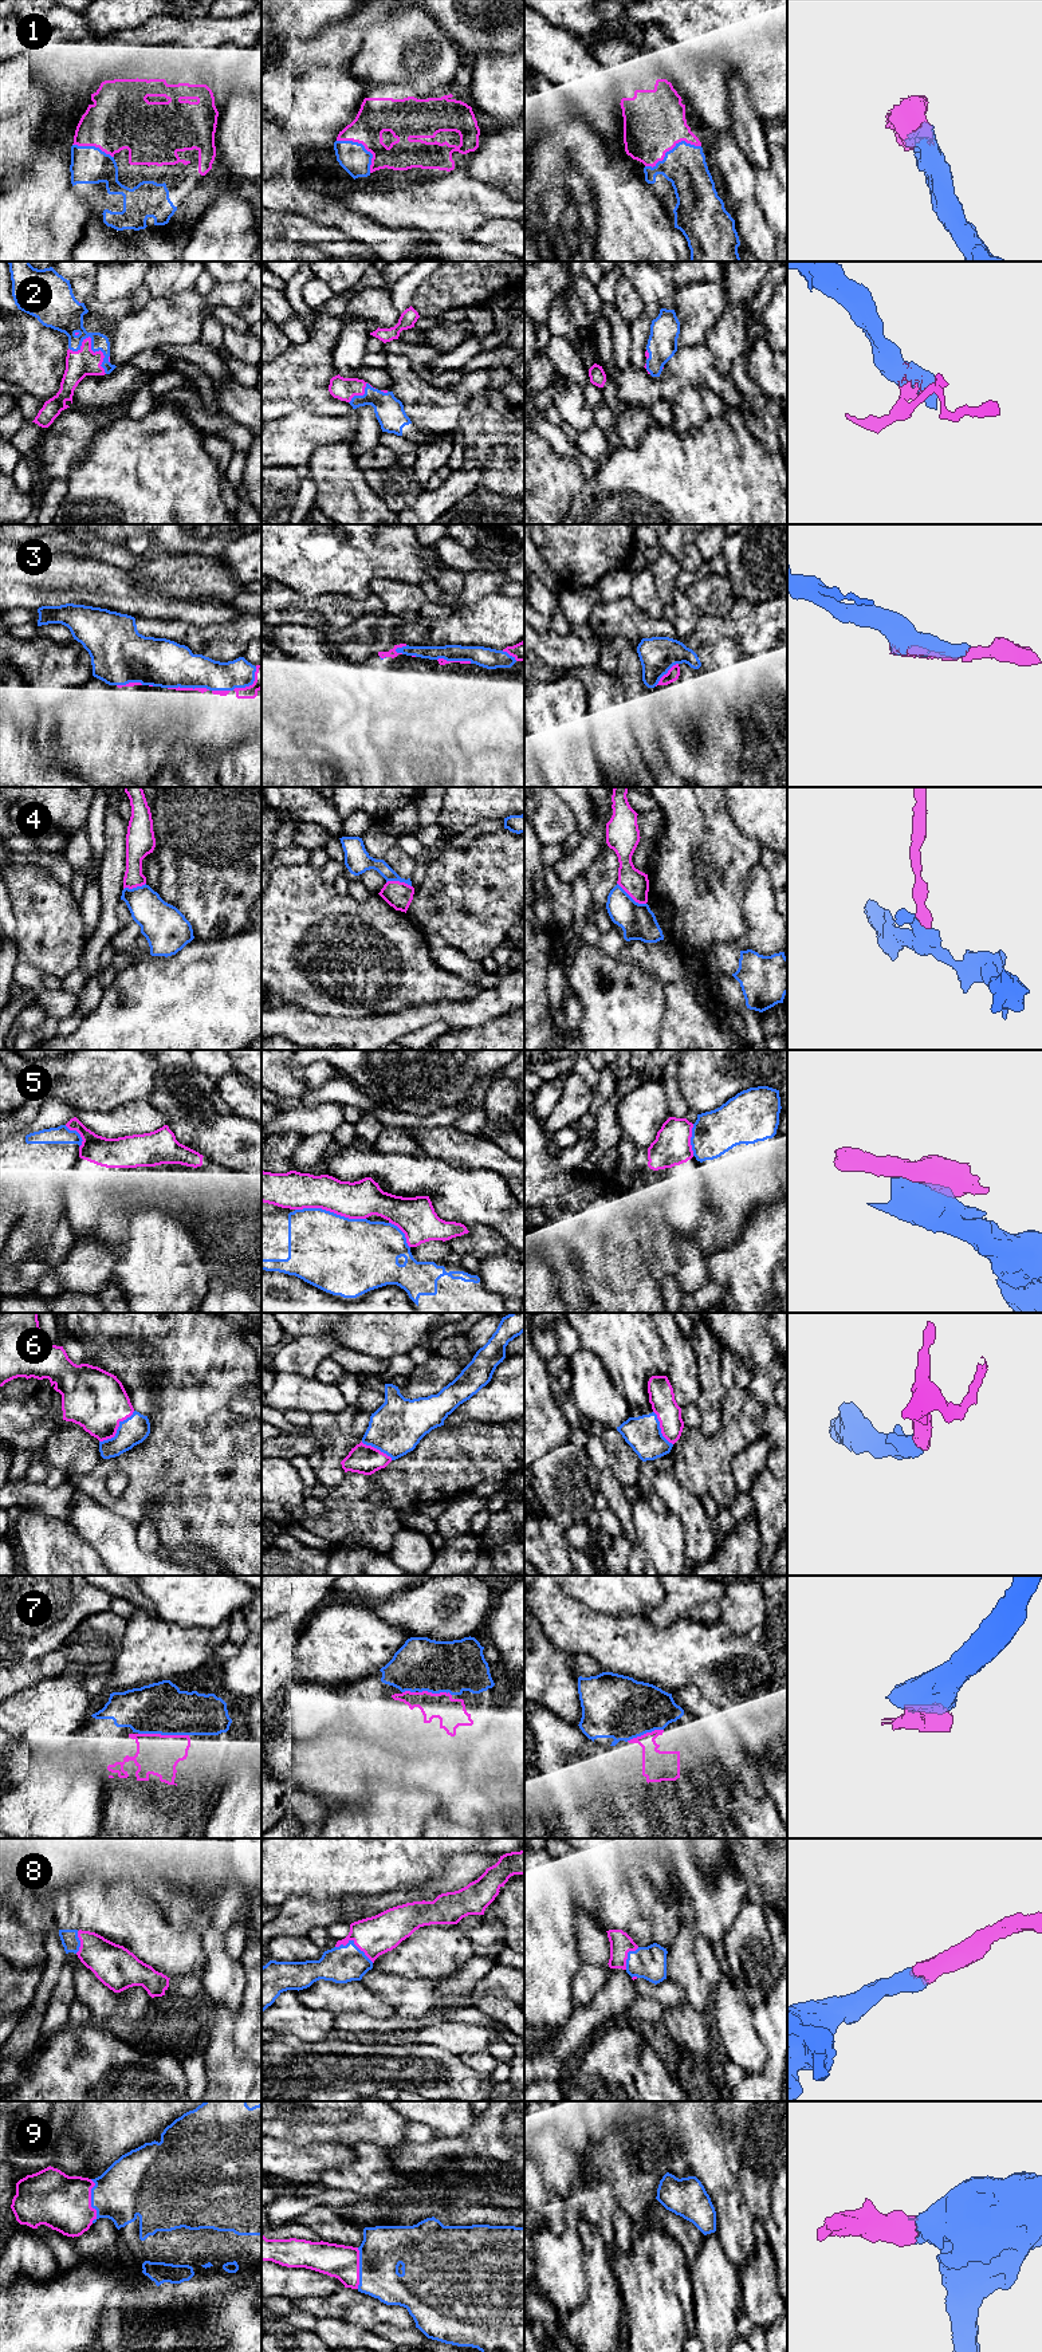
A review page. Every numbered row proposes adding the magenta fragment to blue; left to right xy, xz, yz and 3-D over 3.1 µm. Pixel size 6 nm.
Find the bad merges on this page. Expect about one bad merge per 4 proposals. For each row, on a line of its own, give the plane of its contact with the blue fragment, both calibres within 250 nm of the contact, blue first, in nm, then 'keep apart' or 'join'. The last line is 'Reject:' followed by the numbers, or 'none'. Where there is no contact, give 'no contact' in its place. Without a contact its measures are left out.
1: meets blue in yz; 240 nm thick on the blue side, 360 nm on the other; join
2: meets blue in xy; 200 nm thick on the blue side, 160 nm on the other; join
3: meets blue in xy; 280 nm thick on the blue side, 30 nm on the other; join
4: meets blue in yz; 200 nm thick on the blue side, 160 nm on the other; keep apart
5: meets blue in xz; 460 nm thick on the blue side, 220 nm on the other; keep apart
6: meets blue in xy; 170 nm thick on the blue side, 360 nm on the other; join
7: meets blue in xy; 300 nm thick on the blue side, 240 nm on the other; join
8: meets blue in xz; 220 nm thick on the blue side, 240 nm on the other; join
9: meets blue in xy; 360 nm thick on the blue side, 340 nm on the other; join
Reject: 4, 5

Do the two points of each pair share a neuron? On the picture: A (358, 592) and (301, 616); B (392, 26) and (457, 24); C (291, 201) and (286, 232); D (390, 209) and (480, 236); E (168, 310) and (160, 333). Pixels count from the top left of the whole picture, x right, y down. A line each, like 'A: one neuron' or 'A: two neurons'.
A: two neurons
B: two neurons
C: two neurons
D: two neurons
E: one neuron

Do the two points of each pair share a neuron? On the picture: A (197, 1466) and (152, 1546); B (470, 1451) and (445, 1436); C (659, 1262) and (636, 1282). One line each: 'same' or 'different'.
A: different
B: same
C: different

